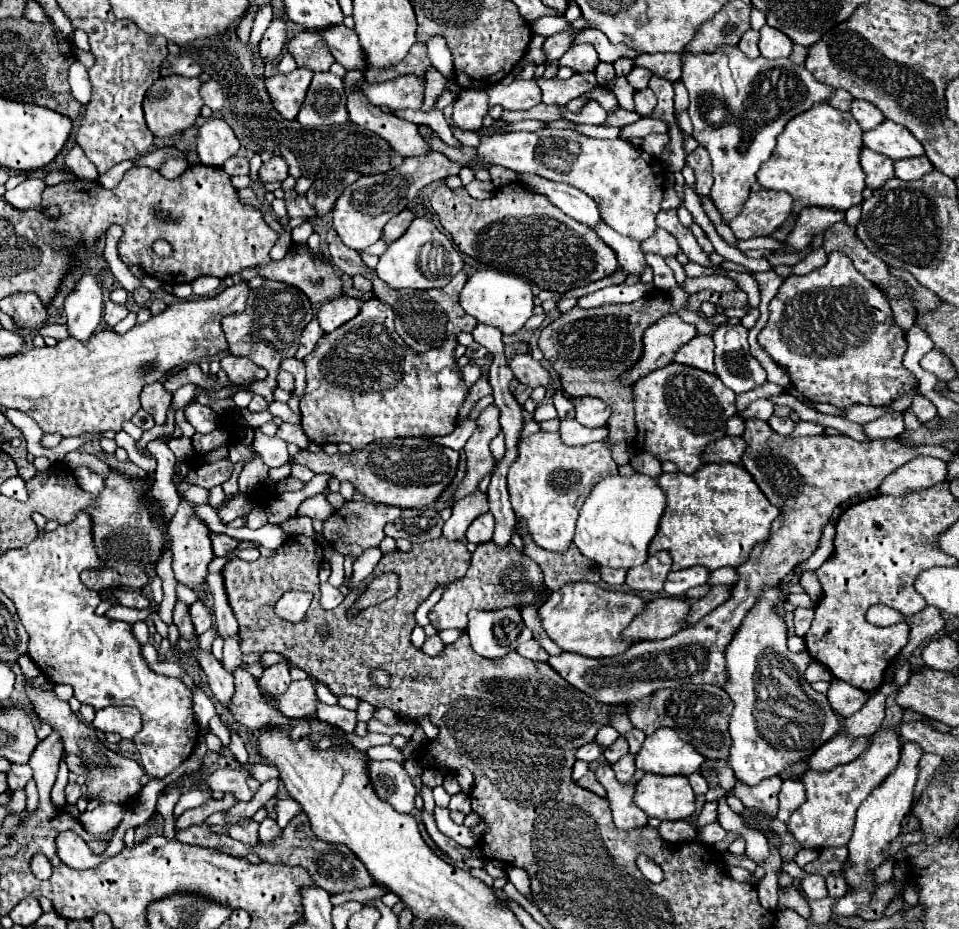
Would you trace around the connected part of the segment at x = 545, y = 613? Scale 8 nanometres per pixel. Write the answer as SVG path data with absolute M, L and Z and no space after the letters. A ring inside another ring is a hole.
M566 584L538 608L544 632L566 652L584 654L590 658L606 658L622 654L630 648L632 640L622 638L622 630L644 608L644 600L636 594L610 592L596 584Z

